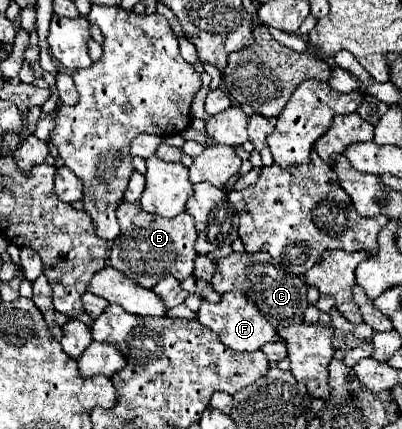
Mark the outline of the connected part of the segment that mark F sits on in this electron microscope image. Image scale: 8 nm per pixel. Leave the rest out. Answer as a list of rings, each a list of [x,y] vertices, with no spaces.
[[[226,292],[226,294],[222,294],[220,302],[216,302],[216,304],[210,304],[204,300],[198,310],[198,322],[202,322],[206,328],[214,330],[220,336],[220,340],[236,352],[252,352],[268,342],[280,340],[274,326],[258,312],[254,302],[246,300],[246,296],[242,292]]]

